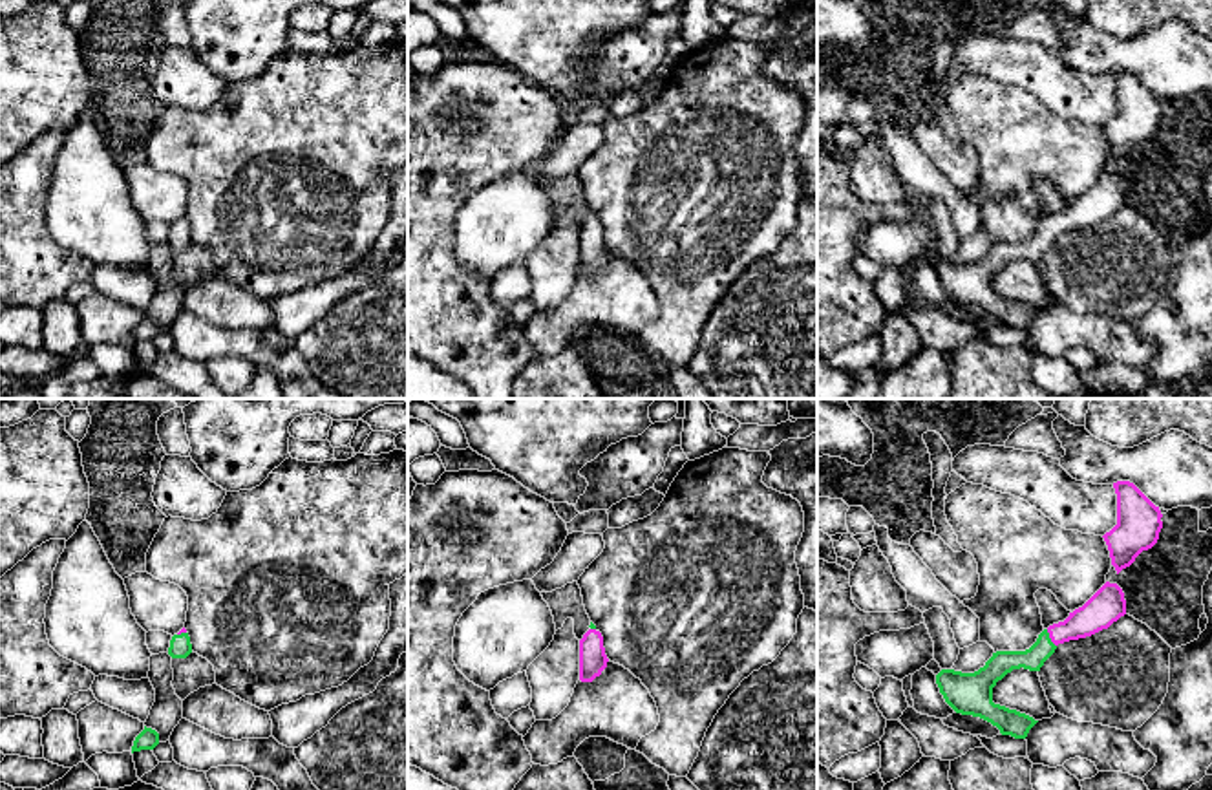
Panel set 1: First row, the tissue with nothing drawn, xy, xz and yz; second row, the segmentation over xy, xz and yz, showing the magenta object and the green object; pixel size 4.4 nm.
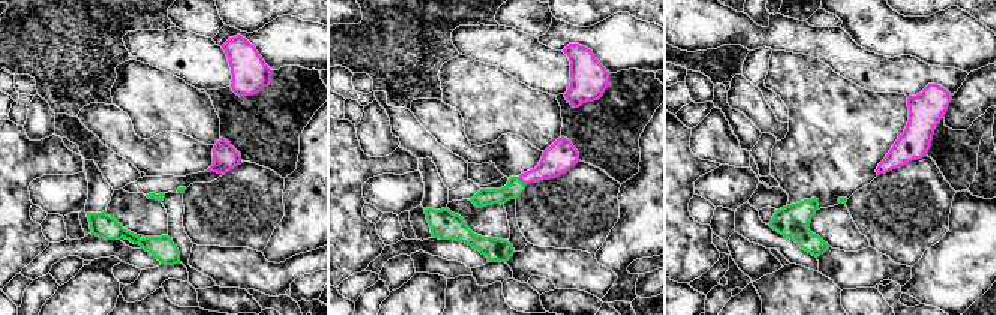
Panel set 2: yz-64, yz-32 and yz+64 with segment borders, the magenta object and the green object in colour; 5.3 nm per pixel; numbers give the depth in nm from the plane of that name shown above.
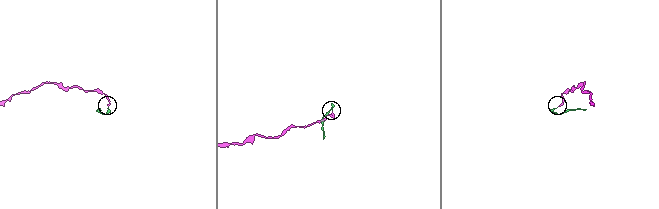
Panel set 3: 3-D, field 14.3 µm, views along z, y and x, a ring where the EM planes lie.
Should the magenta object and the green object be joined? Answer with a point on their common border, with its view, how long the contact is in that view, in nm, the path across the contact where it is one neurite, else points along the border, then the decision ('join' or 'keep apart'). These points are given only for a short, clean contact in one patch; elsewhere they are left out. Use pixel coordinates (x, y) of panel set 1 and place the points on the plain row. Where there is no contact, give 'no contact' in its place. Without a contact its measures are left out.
yz (1050, 227) | 90 nm | across yz (1099, 202), (1073, 218), (1050, 227), (1030, 249), (1002, 253) | join

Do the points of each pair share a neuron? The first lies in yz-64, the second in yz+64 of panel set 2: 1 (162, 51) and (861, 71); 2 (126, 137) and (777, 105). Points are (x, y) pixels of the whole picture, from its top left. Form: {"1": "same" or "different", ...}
{"1": "same", "2": "different"}

